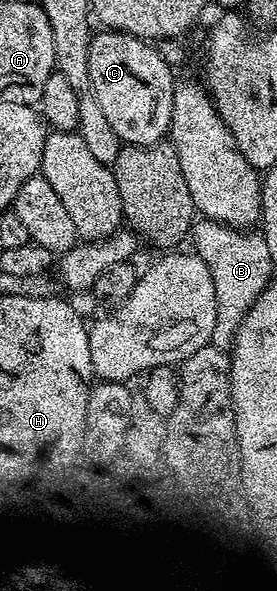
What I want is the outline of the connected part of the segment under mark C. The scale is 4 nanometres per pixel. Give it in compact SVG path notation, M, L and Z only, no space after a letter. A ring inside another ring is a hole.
M113 30L98 31L95 31L90 38L88 74L92 74L92 90L96 90L96 98L112 125L112 130L116 130L123 144L159 143L170 130L172 98L176 83L172 67L161 57L153 43L141 40L139 36Z

